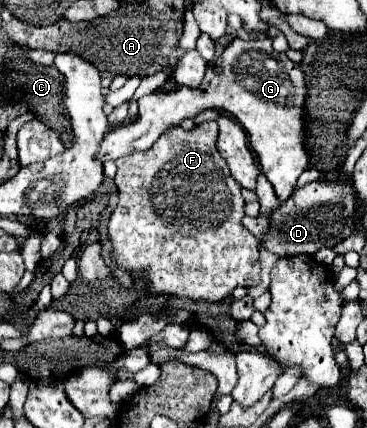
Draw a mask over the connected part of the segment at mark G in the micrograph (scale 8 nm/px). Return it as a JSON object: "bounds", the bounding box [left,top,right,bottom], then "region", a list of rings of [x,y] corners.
{"bounds":[97,36,309,202],"region":[[[269,36],[263,38],[263,40],[255,40],[255,42],[235,38],[223,50],[223,54],[213,64],[209,64],[205,80],[203,80],[199,90],[177,88],[173,92],[153,92],[153,94],[147,94],[147,96],[139,98],[139,114],[137,114],[135,122],[131,122],[127,126],[121,126],[121,128],[115,128],[115,130],[109,130],[105,134],[105,138],[101,140],[101,146],[97,150],[97,160],[107,162],[107,160],[117,160],[121,156],[127,156],[131,152],[149,150],[153,146],[153,142],[165,130],[169,130],[173,126],[179,126],[185,118],[195,120],[195,116],[203,110],[217,108],[217,110],[223,110],[223,112],[229,112],[231,116],[235,116],[235,120],[245,128],[249,144],[251,144],[251,148],[253,148],[253,152],[259,160],[261,172],[271,182],[277,198],[281,202],[285,202],[293,194],[293,190],[297,186],[297,178],[309,168],[309,154],[305,154],[305,126],[303,126],[305,94],[307,94],[307,88],[305,88],[303,70],[299,68],[299,64],[291,62],[285,54],[275,52],[273,46],[271,46]]]}

